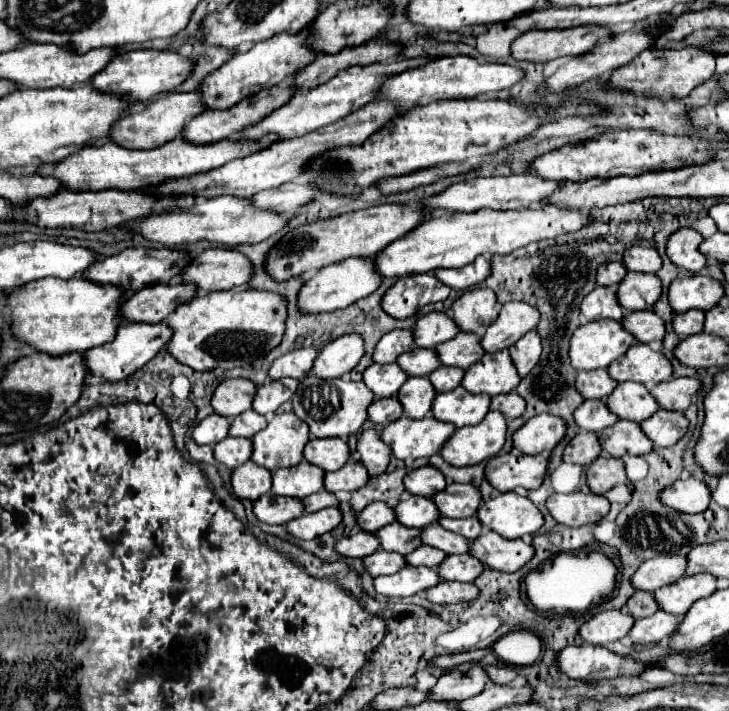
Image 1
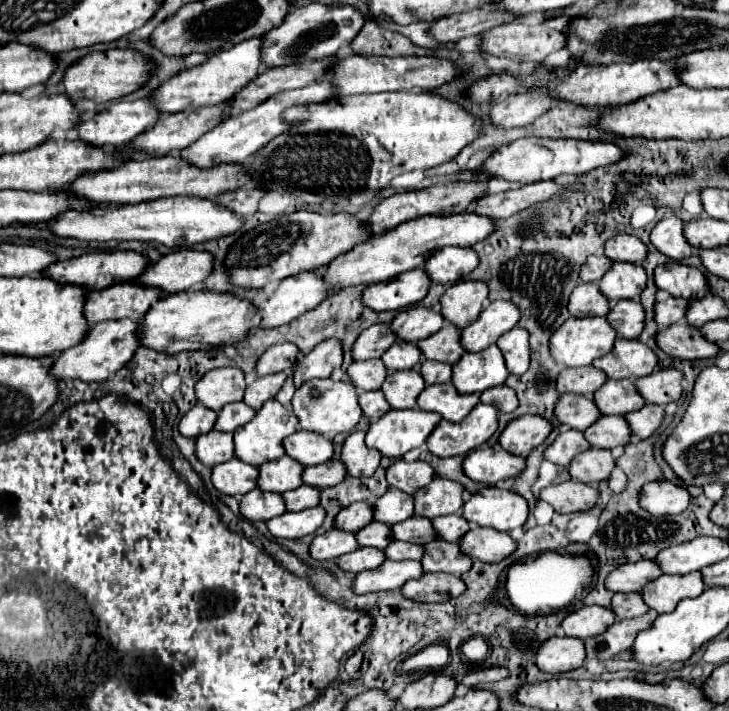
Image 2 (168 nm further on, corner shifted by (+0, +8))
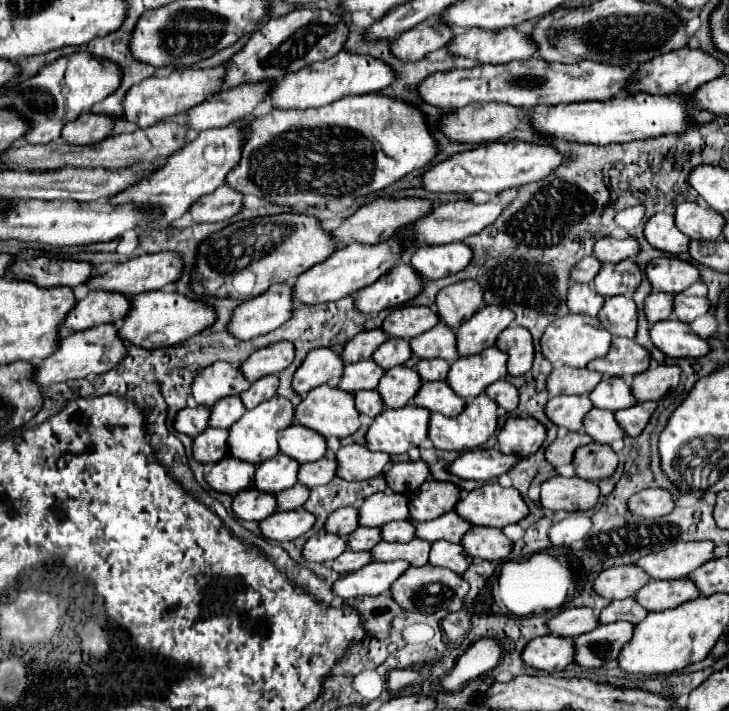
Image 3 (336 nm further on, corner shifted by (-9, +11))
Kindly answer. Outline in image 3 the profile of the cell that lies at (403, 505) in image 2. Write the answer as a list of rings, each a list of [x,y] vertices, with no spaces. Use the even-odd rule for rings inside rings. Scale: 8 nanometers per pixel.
[[[376,492],[358,508],[360,526],[384,526],[390,520],[408,520],[408,498],[396,492]]]

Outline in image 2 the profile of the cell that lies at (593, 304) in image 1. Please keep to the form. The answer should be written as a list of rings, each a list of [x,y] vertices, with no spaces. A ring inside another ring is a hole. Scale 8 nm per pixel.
[[[581,283],[575,287],[575,291],[569,297],[569,311],[573,317],[585,317],[585,315],[607,315],[611,311],[611,305],[607,297],[599,291],[597,283]]]

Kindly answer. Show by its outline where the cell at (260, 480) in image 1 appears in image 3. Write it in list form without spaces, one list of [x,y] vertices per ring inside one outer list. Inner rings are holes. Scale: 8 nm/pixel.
[[[226,456],[226,458],[222,458],[220,462],[216,462],[214,466],[208,468],[208,472],[204,474],[204,480],[208,482],[208,486],[212,490],[234,496],[236,492],[252,486],[254,468],[256,468],[254,464]]]

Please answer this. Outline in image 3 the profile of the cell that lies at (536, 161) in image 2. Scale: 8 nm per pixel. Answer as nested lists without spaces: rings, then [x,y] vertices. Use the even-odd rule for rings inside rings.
[[[518,140],[490,142],[472,150],[458,152],[448,160],[438,162],[436,166],[432,166],[422,174],[420,186],[434,194],[472,194],[476,190],[496,194],[512,186],[522,186],[528,182],[542,180],[544,176],[548,176],[548,172],[552,172],[552,168],[558,168],[560,160],[564,158],[558,156],[558,152],[550,146],[526,144]]]

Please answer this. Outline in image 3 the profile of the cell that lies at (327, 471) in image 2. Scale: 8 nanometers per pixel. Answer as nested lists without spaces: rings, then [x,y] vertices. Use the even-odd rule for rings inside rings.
[[[328,458],[308,462],[298,470],[298,482],[304,484],[306,488],[328,484],[328,480],[332,480],[334,476],[336,476],[336,460],[328,460]]]

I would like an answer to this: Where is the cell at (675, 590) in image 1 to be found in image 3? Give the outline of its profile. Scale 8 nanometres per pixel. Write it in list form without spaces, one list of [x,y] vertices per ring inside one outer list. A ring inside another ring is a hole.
[[[650,580],[636,594],[636,602],[648,612],[662,612],[698,596],[700,592],[696,592],[696,586],[688,584],[688,580]]]

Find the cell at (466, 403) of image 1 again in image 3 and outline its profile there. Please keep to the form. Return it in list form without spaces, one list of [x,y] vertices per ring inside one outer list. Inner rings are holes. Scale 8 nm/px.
[[[424,382],[418,394],[412,398],[412,404],[444,416],[458,416],[464,410],[464,400],[456,396],[446,382]]]

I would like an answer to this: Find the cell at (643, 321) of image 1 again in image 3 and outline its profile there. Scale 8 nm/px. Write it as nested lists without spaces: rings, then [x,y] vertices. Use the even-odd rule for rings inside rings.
[[[612,296],[604,300],[604,308],[598,314],[600,324],[612,334],[612,336],[636,336],[636,324],[638,324],[638,310],[632,298],[626,296]]]

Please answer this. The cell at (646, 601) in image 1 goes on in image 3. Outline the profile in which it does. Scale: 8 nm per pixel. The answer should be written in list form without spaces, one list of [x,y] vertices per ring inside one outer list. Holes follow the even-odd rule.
[[[628,598],[628,600],[616,600],[616,602],[610,602],[598,616],[598,622],[600,624],[610,624],[610,622],[618,622],[618,620],[624,620],[624,622],[630,622],[630,624],[638,624],[640,620],[644,620],[648,612],[644,612],[644,608],[640,608],[640,604],[636,604],[634,598]]]

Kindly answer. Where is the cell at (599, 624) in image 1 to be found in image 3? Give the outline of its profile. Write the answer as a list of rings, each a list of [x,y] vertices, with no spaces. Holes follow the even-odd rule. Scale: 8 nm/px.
[[[570,608],[552,616],[546,626],[552,636],[576,638],[580,634],[594,630],[598,626],[598,620],[590,608]]]

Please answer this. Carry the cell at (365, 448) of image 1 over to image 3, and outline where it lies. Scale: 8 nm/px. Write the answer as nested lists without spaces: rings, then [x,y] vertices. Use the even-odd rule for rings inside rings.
[[[350,444],[336,452],[336,462],[336,476],[352,482],[380,476],[390,464],[390,456],[384,452],[368,452],[368,448],[360,444]]]

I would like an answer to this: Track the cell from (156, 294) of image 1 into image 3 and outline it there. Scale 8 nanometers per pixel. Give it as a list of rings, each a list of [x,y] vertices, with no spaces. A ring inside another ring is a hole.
[[[88,292],[86,298],[78,300],[76,306],[68,312],[68,316],[60,322],[58,330],[86,330],[98,324],[114,324],[120,322],[130,308],[130,300],[118,292]]]

